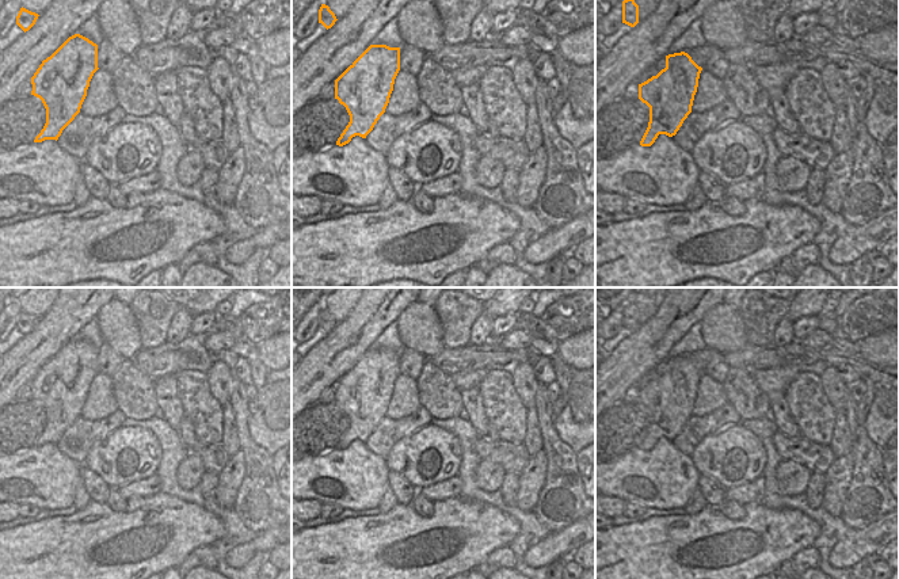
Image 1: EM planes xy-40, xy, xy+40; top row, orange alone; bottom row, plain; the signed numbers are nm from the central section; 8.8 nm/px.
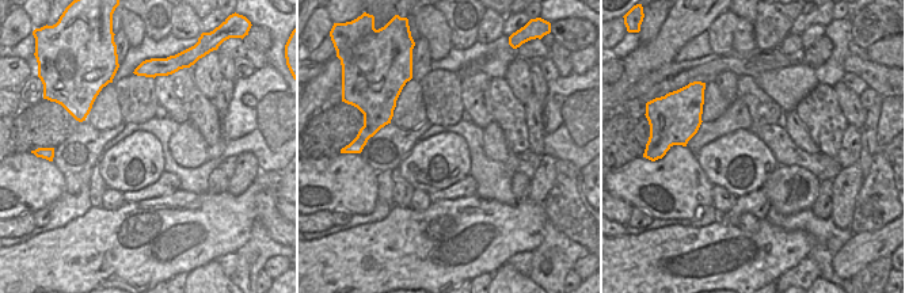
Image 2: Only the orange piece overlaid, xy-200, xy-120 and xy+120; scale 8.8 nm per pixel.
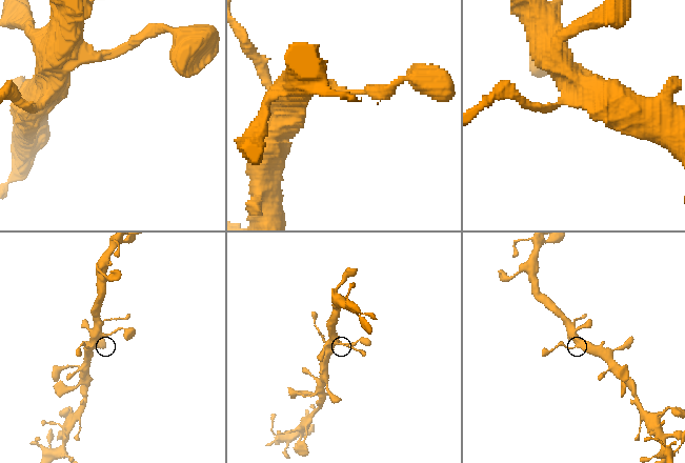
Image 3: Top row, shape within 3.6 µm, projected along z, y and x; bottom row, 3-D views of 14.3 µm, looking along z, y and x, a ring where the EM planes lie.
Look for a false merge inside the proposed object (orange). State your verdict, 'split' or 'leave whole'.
leave whole

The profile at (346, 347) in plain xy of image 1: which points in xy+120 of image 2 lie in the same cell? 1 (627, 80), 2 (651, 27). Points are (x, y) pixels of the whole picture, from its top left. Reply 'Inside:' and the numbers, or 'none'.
Inside: 1

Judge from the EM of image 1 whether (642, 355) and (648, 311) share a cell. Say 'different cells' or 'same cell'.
different cells

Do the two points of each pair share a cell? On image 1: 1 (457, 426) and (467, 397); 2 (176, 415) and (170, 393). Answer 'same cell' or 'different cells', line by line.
1: different cells
2: same cell

